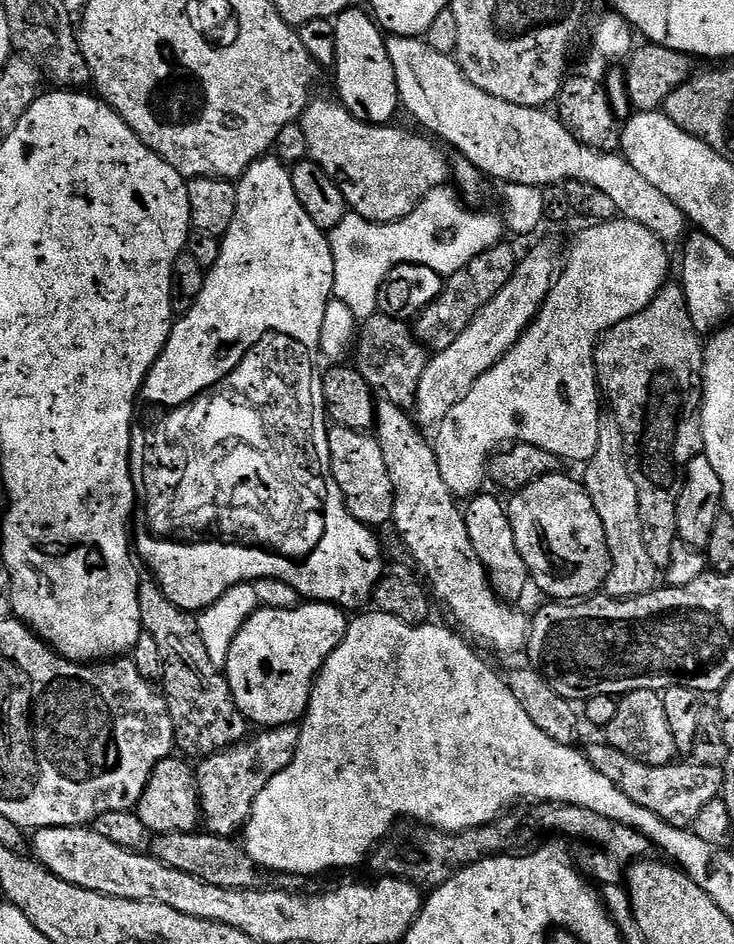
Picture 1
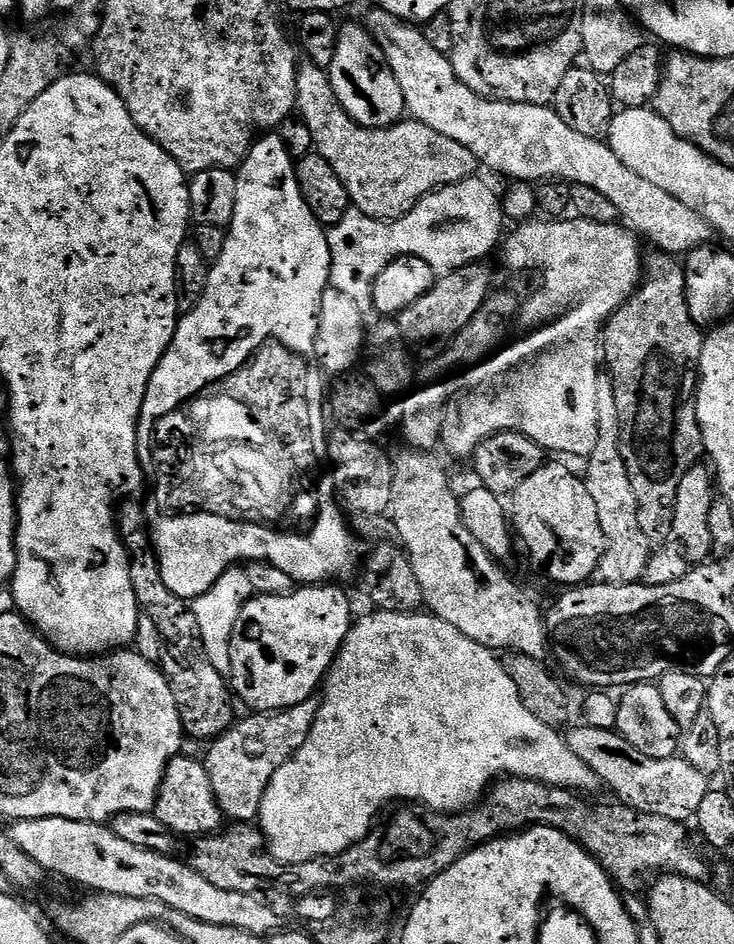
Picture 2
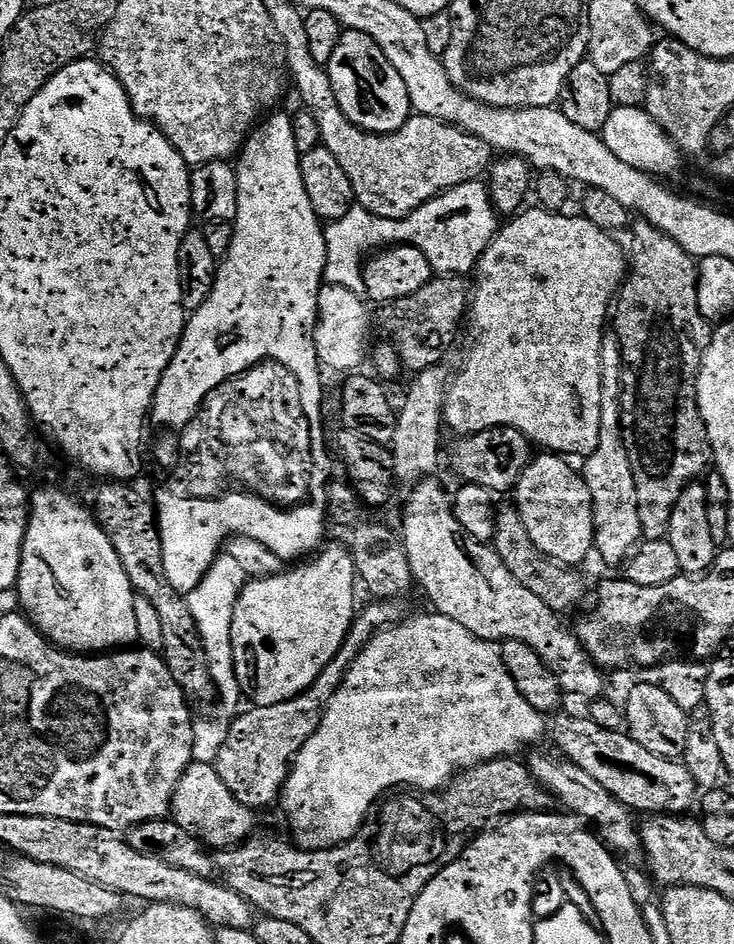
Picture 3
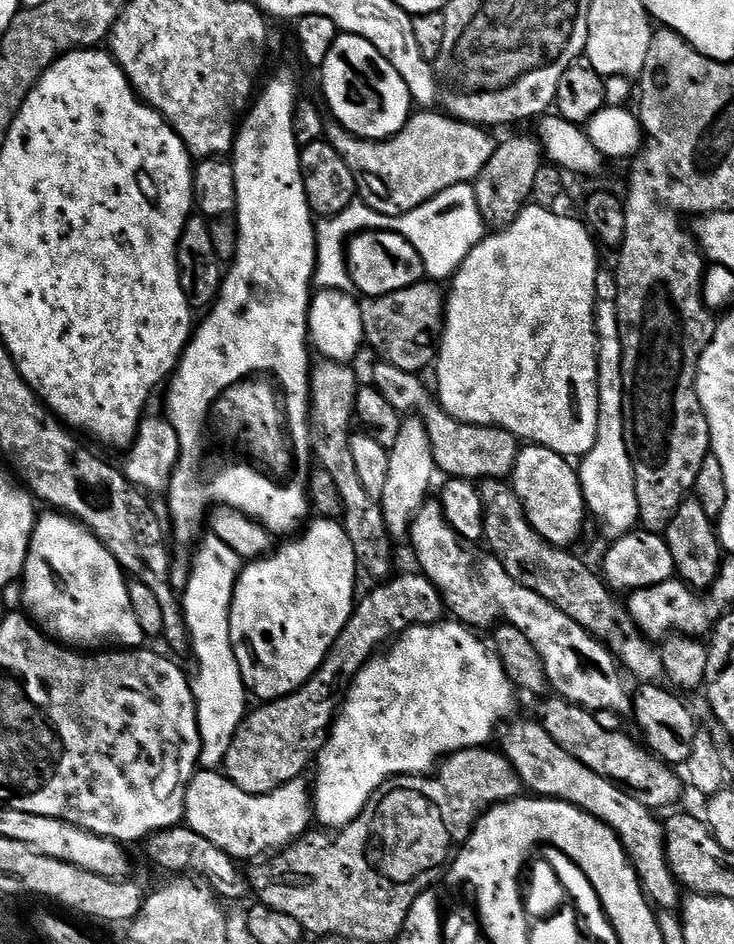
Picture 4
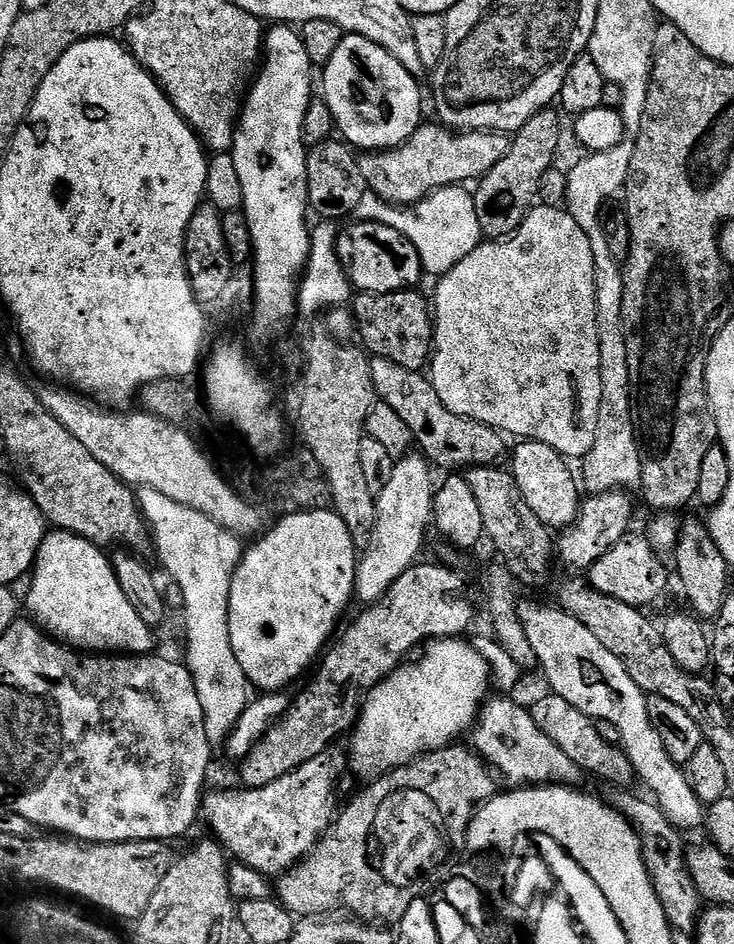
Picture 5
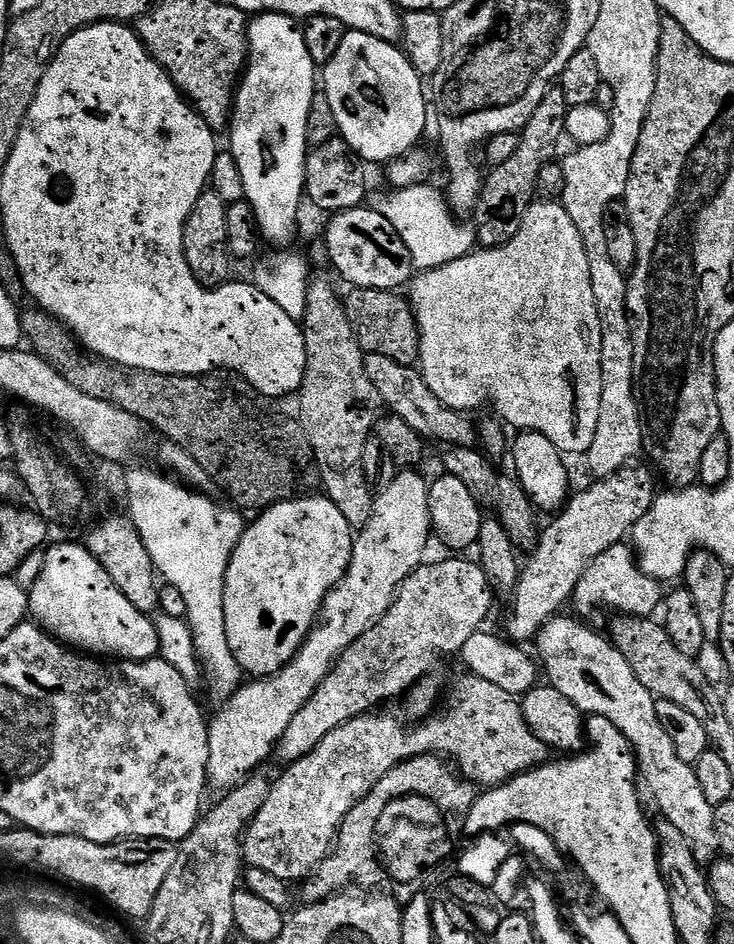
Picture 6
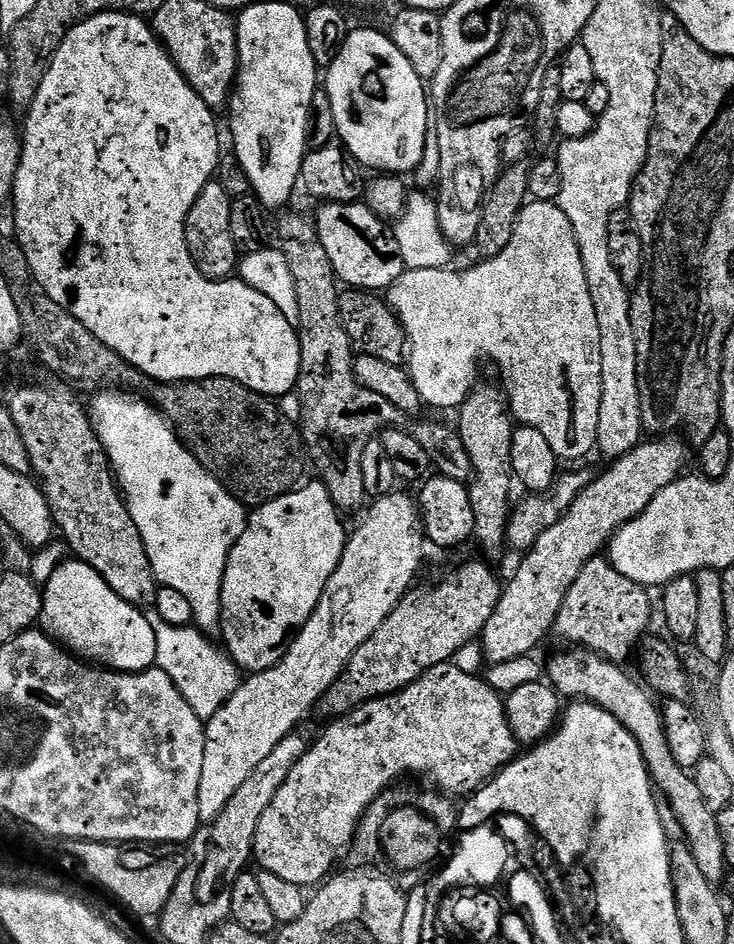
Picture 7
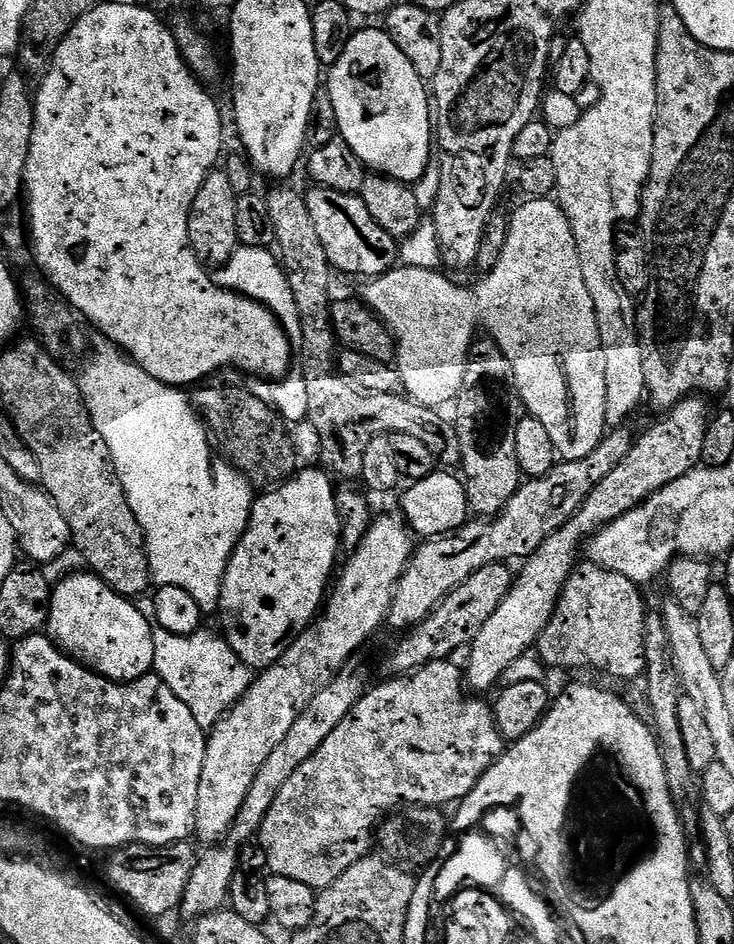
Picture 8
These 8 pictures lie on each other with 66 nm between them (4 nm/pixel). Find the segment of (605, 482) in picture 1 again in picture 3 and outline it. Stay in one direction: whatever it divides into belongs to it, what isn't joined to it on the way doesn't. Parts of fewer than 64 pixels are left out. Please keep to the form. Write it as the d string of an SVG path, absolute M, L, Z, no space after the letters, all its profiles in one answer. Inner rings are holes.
M605 335L602 346L602 422L598 446L583 461L582 475L590 490L594 526L596 527L595 555L601 556L608 564L623 565L641 543L642 522L638 518L638 490L634 486L634 470L630 470L630 458L626 454L624 432L620 429L620 390L622 387L622 361L620 359L620 341L615 335Z

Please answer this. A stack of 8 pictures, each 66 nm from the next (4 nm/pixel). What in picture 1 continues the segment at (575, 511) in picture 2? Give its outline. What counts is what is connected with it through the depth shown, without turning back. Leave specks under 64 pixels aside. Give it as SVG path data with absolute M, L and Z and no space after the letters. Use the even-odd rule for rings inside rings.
M559 471L539 476L524 488L515 489L511 493L512 501L508 500L506 504L514 542L518 542L518 550L522 554L522 562L526 562L528 567L531 583L537 584L548 598L556 602L593 595L599 589L596 587L607 581L609 565L602 518L598 518L598 510L594 510L594 502L583 483L564 475L563 471Z

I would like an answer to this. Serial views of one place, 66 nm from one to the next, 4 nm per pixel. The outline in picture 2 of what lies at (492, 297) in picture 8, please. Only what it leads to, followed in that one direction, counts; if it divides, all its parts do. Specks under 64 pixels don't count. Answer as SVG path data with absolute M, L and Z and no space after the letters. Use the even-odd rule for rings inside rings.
M529 218L519 226L513 227L516 228L512 233L509 231L507 233L506 239L502 244L502 252L504 248L504 260L509 264L510 267L513 268L516 272L537 272L540 275L540 285L536 288L536 293L533 294L532 297L529 298L528 301L523 301L522 304L522 316L524 312L524 316L528 320L536 320L536 329L533 332L528 332L525 334L521 340L516 340L512 345L507 348L507 346L501 347L499 351L495 353L491 358L483 361L482 369L484 368L484 377L481 378L480 381L477 382L476 388L472 388L468 393L465 394L464 397L461 398L460 401L457 402L456 408L455 404L452 407L449 407L447 411L444 413L444 425L442 426L442 430L440 431L440 444L442 448L445 448L446 451L449 452L452 456L464 456L464 458L471 457L472 453L476 451L476 447L486 439L488 436L494 435L496 432L502 432L505 430L515 430L518 432L524 432L527 434L535 444L539 446L541 450L547 450L548 448L552 452L565 452L568 456L581 456L581 458L587 458L592 455L592 451L594 450L594 446L598 446L598 378L602 375L602 333L604 331L605 324L608 323L608 319L611 318L614 313L621 308L622 305L626 303L627 300L631 298L632 295L635 294L637 288L640 286L640 282L642 279L642 256L640 260L640 244L641 241L637 239L635 235L627 227L621 226L619 223L614 224L603 224L602 222L590 222L589 220L582 220L579 218L571 218L572 220L568 220L569 218Z

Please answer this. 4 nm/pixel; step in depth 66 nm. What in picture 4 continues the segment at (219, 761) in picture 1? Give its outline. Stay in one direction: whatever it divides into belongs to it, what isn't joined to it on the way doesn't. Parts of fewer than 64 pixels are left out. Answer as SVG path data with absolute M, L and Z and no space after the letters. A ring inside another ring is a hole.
M418 572L398 576L381 583L384 585L357 603L343 634L328 651L324 665L298 691L281 700L261 703L256 706L260 708L253 707L244 717L234 742L230 742L222 769L223 775L234 782L238 790L262 796L286 786L292 780L301 779L304 771L313 767L348 688L362 666L407 629L420 624L439 623L443 619L442 614L446 610L443 596L432 582Z

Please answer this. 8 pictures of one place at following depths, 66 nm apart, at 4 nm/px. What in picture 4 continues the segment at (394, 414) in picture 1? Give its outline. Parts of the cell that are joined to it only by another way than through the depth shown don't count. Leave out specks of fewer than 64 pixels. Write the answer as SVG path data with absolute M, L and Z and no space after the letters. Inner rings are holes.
M425 502L418 510L412 523L410 541L416 551L416 560L420 563L419 571L441 593L445 609L449 613L452 611L459 623L473 630L492 630L501 622L520 629L538 650L538 658L545 667L551 691L557 697L569 700L591 713L627 713L630 692L624 689L625 677L616 657L552 602L514 582L491 551L464 538L445 518L442 504L432 503Z

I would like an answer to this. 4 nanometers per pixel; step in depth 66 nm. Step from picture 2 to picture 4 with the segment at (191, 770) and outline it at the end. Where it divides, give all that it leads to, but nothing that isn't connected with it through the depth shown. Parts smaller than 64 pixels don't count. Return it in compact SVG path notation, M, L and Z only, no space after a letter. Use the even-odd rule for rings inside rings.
M197 771L186 792L184 818L187 827L192 828L194 834L202 834L202 838L206 838L214 846L218 846L218 850L230 854L237 862L245 862L244 860L256 862L261 858L271 858L277 852L283 852L296 840L301 839L309 831L308 827L313 827L312 793L309 781L306 781L307 779L304 778L292 780L286 786L282 786L270 794L254 796L246 794L244 790L238 790L238 786L234 786L234 782L230 782L228 777L219 771Z

